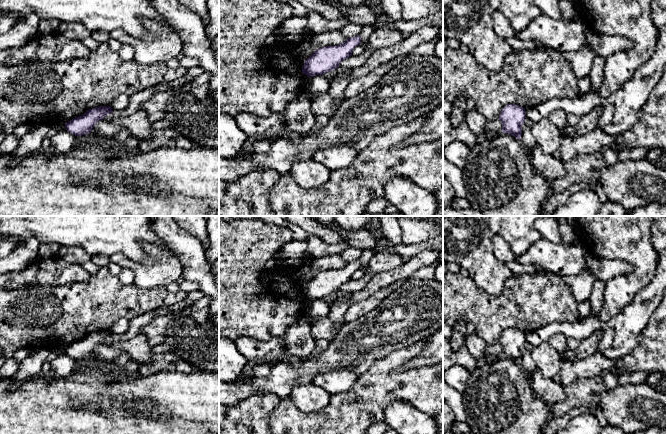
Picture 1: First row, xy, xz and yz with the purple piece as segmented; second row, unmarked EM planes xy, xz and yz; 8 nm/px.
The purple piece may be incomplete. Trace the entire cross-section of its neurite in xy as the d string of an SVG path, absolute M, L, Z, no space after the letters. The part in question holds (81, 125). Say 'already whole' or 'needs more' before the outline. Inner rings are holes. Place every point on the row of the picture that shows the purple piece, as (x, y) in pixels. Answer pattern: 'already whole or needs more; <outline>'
already whole; M98 106L89 109L83 115L66 122L65 128L77 137L89 134L97 122L101 121L106 115L112 114L112 112L110 106Z

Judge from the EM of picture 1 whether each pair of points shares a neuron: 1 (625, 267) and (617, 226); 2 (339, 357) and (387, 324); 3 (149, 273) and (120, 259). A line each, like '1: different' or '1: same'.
1: different
2: same
3: same

